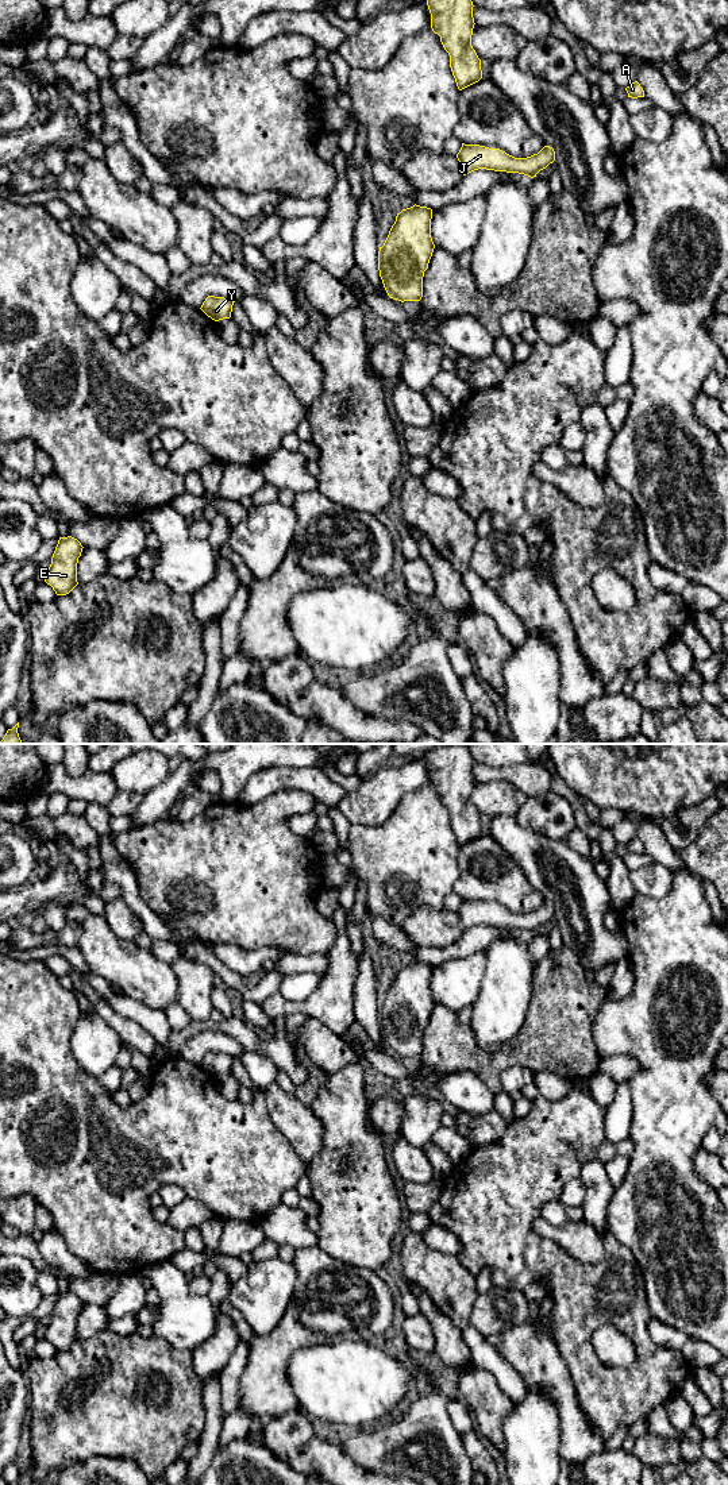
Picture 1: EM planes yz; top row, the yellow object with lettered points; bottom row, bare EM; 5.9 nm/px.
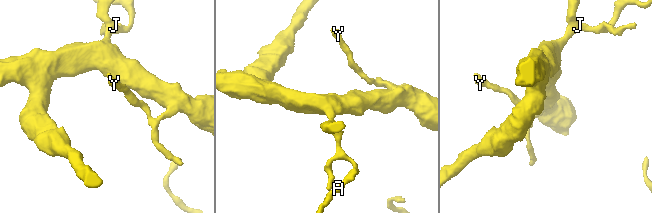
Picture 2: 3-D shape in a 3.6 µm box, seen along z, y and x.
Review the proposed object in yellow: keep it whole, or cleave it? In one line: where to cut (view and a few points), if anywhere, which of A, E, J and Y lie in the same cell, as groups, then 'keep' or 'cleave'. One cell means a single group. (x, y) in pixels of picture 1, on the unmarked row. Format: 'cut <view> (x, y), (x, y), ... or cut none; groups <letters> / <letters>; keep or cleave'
cut none; groups A E J Y; keep

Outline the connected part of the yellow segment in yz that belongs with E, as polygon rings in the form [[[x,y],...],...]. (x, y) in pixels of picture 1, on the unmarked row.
[[[72,1292],[59,1293],[45,1332],[45,1338],[57,1351],[66,1351],[78,1341],[77,1319],[82,1304],[81,1299]]]

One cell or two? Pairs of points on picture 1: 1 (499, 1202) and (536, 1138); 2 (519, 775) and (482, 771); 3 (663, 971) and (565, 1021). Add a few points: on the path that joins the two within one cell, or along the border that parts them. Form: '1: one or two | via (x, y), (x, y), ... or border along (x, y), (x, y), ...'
1: one | via (509, 1185), (535, 1160), (536, 1154)
2: one | via (509, 774), (492, 774)
3: two | border along (608, 998), (593, 1022), (593, 1030)

